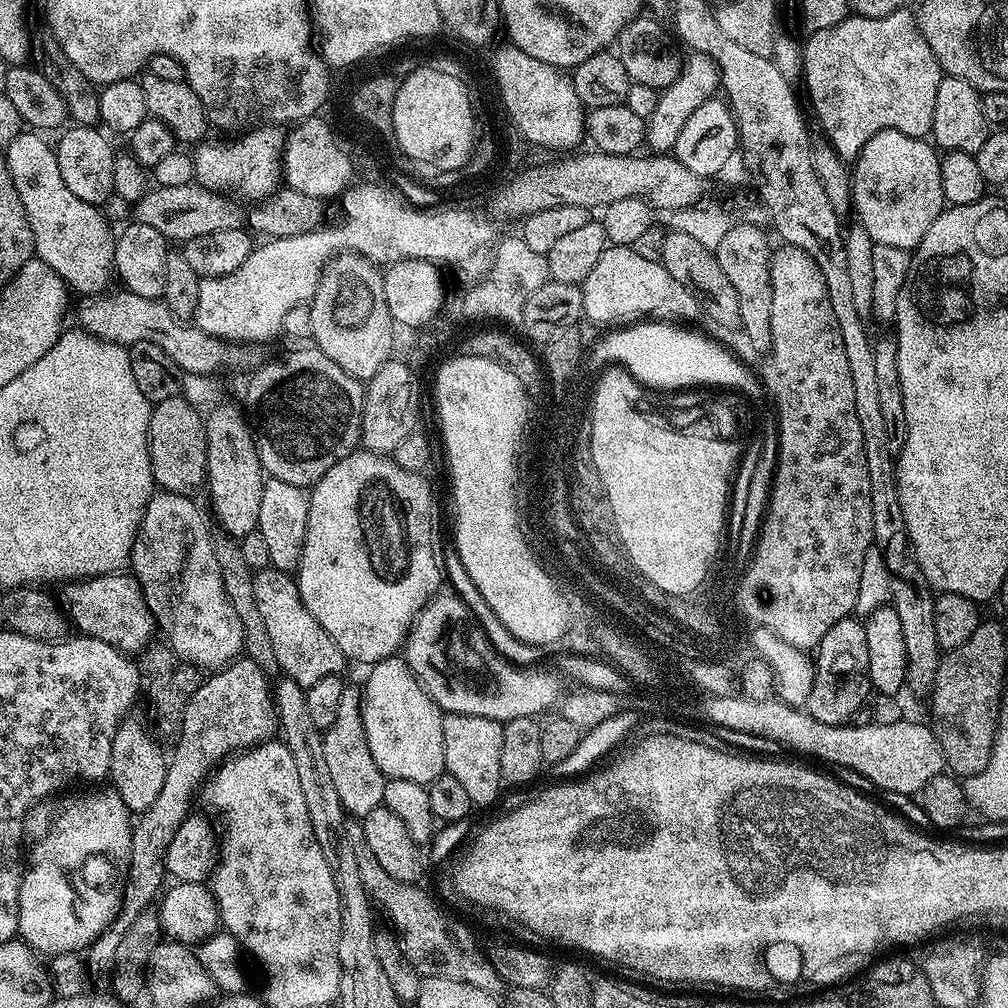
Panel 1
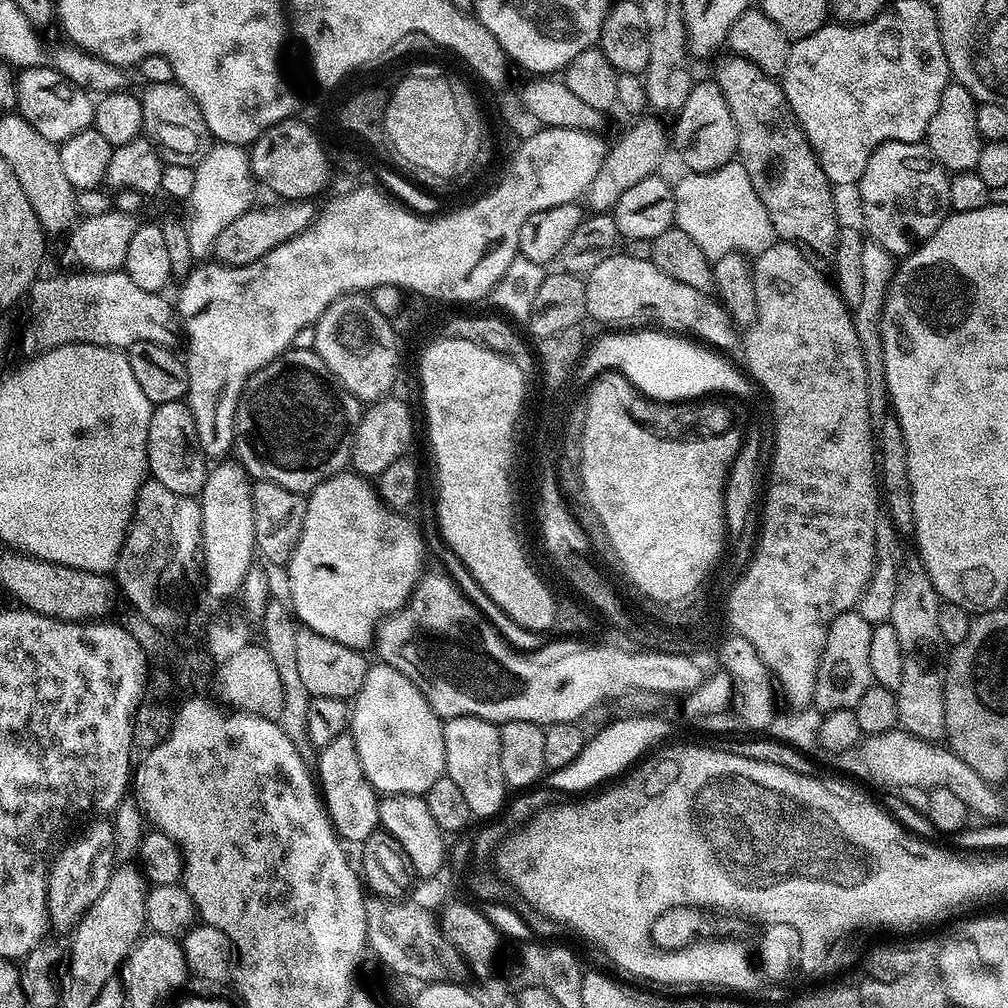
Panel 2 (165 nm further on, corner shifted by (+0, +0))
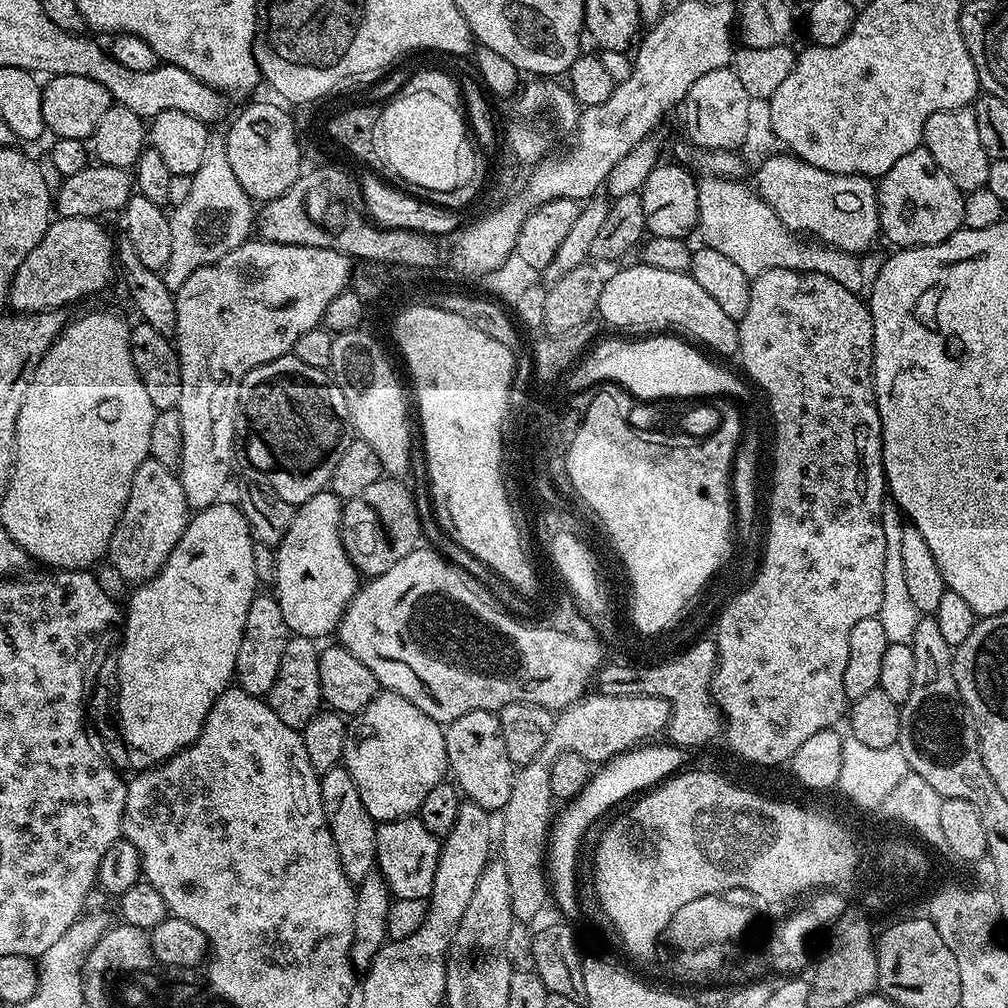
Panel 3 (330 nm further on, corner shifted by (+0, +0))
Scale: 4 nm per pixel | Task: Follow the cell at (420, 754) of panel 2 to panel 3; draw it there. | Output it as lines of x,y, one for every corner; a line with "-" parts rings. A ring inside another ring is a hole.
381,690
361,712
351,717
342,764
350,778
354,778
354,786
358,786
366,814
370,814
372,820
397,820
419,813
426,794
430,794
430,790
434,790
434,786
441,784
449,775
444,728
434,718
422,714
414,702
402,698
402,694

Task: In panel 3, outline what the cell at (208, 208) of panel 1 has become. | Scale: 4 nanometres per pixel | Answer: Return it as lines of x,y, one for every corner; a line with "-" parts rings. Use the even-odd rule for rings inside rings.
65,216
53,219
48,225
46,234
42,234
42,242
38,242
38,246
34,250
30,250
30,254
26,254
26,262
22,262
22,266
18,266
18,270
14,274
12,279
12,285
8,291
8,304
10,305
11,311
13,313
19,314
21,312
55,312
57,310
67,309
67,304
72,304
75,300
80,300
83,296
88,296
91,292
100,292
108,284
108,279
112,276
112,268
108,265
113,259
114,248
110,243
110,238
108,242
108,234
104,230
103,224
99,219
90,216
79,216
78,218
66,218

